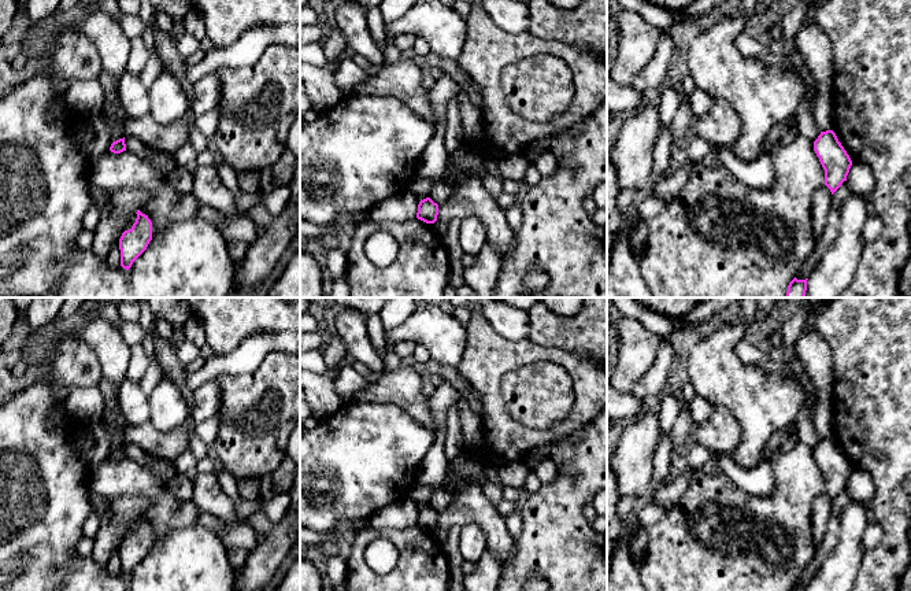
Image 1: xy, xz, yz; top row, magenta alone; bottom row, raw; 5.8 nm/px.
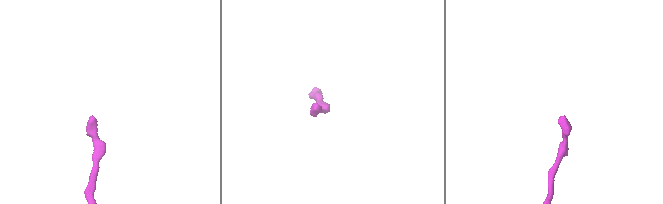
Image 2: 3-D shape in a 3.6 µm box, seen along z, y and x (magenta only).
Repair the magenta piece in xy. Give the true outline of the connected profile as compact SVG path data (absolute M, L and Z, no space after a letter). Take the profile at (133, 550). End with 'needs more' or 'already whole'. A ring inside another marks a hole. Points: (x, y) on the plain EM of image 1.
M137 517L137 525L119 546L121 573L129 577L133 569L147 557L152 547L152 529L148 522Z; already whole

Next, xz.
M426 505L419 509L416 525L426 529L434 531L438 522L438 511L434 510L430 505Z; already whole

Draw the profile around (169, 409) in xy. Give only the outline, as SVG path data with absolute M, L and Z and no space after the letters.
M163 377L148 399L149 421L158 431L169 432L189 421L188 403L171 378Z

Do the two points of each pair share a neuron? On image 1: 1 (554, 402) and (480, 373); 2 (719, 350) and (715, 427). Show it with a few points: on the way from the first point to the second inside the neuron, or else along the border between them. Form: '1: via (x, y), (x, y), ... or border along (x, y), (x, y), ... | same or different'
1: border along (529, 364), (502, 380), (500, 394), (510, 413) | different
2: border along (713, 405), (725, 407), (736, 418), (740, 428) | different

